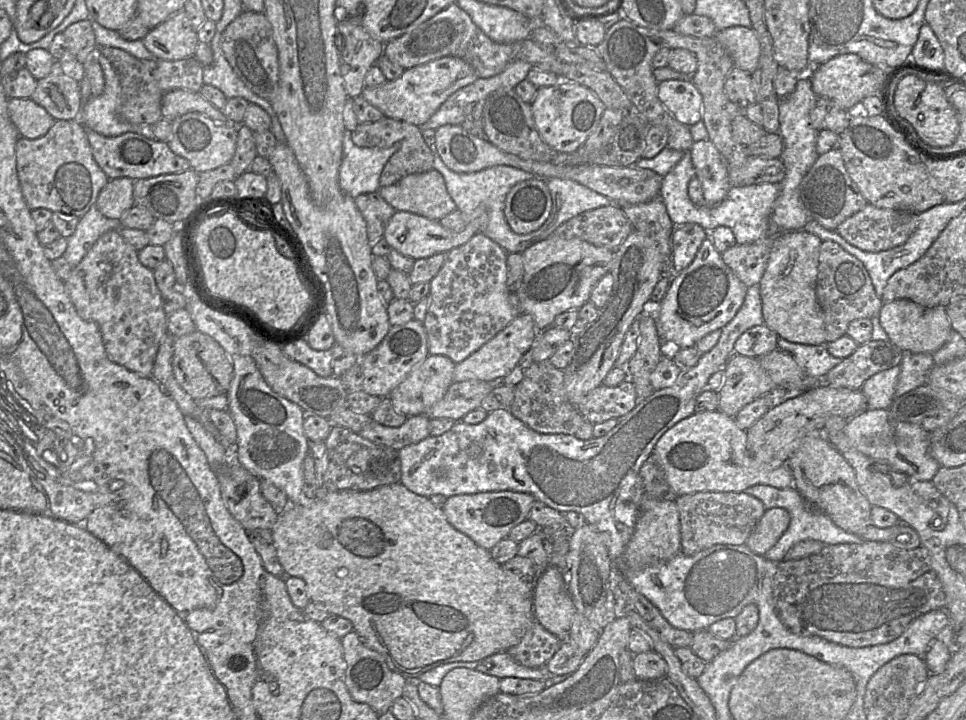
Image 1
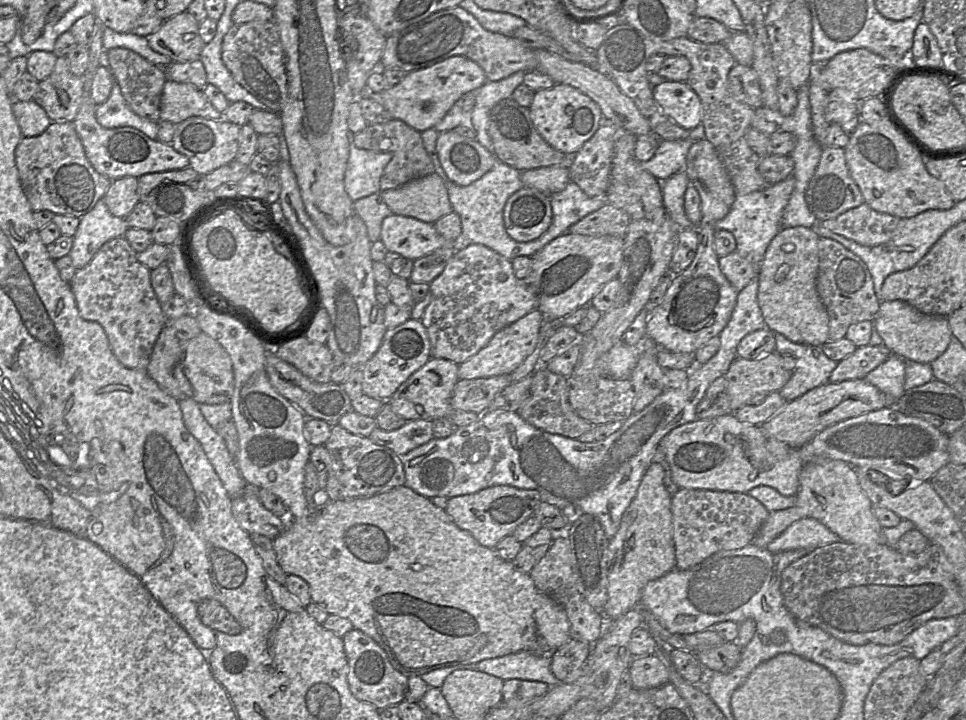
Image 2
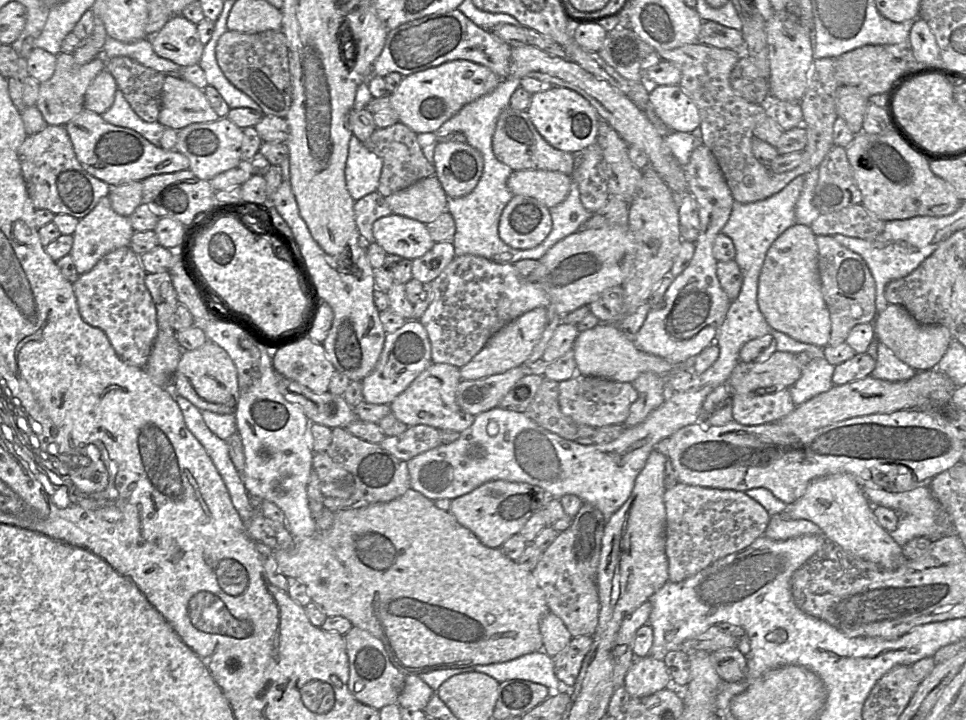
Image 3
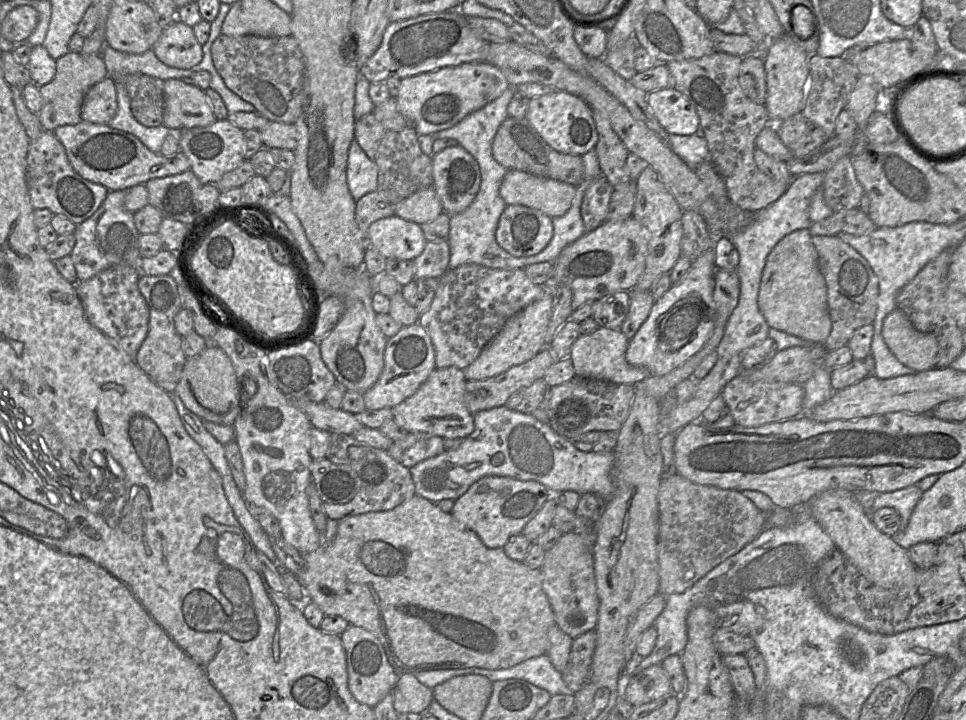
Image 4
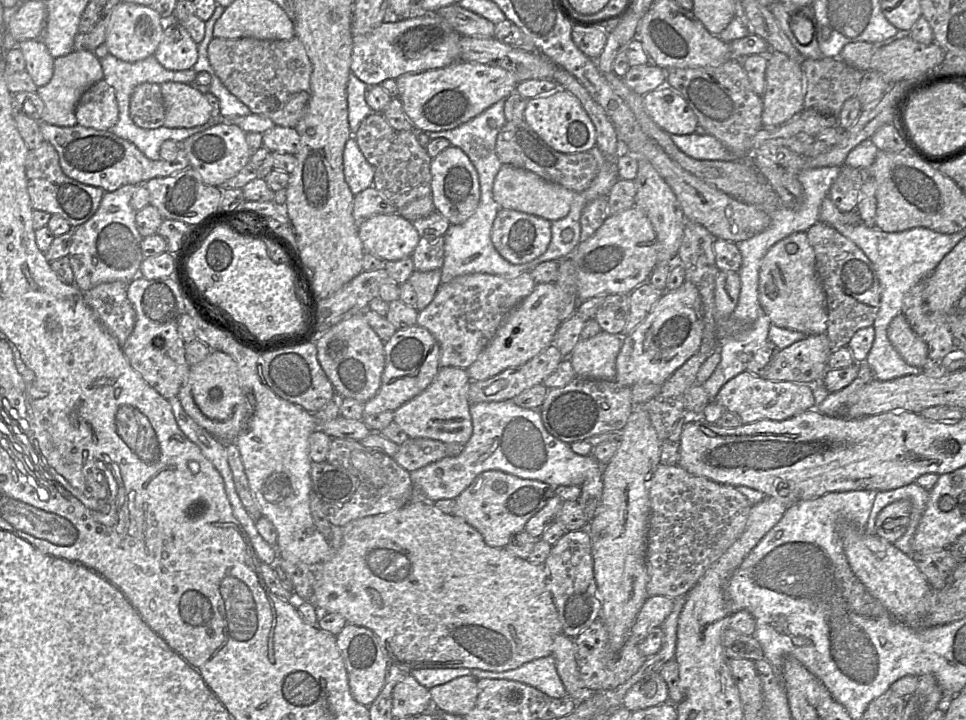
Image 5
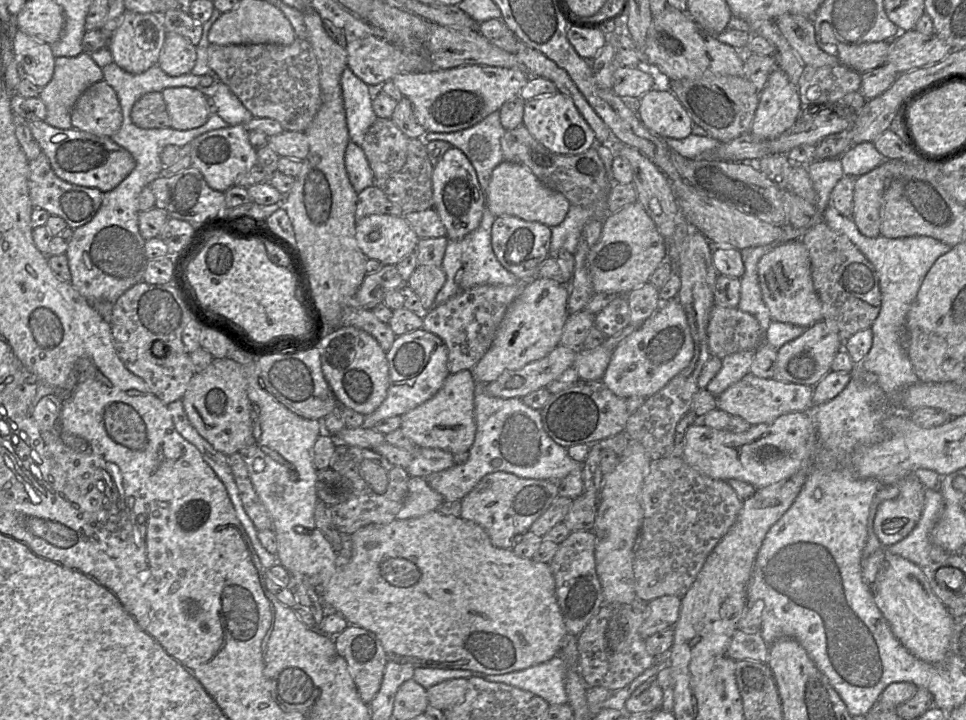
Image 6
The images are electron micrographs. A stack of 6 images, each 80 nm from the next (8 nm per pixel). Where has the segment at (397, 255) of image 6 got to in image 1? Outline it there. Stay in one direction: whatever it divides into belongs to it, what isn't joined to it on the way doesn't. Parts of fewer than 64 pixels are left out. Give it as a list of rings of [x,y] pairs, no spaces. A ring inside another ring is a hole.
[[[396,211],[385,228],[383,238],[386,239],[393,249],[417,260],[433,256],[437,253],[449,252],[466,244],[473,236],[482,231],[482,227],[486,225],[486,222],[487,214],[482,213],[479,217],[468,222],[463,231],[454,232],[444,228],[437,220],[430,220],[407,211]]]

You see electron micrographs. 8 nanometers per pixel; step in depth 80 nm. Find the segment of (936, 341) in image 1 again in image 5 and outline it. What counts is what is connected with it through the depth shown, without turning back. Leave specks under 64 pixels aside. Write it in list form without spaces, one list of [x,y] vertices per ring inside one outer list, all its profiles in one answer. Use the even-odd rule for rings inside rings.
[[[902,313],[890,322],[887,336],[894,349],[907,364],[922,369],[927,361],[928,346],[913,332]]]

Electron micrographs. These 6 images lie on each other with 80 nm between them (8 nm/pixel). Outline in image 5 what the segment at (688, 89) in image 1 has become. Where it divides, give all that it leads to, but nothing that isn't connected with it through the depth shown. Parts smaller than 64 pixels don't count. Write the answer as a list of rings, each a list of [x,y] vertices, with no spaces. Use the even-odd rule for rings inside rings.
[[[666,84],[646,93],[643,105],[656,125],[669,135],[692,134],[698,125],[686,100]]]

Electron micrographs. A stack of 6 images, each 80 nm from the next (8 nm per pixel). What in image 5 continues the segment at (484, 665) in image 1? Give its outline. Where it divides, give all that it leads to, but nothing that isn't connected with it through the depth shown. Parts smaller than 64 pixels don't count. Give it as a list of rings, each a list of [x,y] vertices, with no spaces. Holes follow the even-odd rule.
[[[552,655],[532,660],[512,670],[492,672],[473,668],[470,674],[477,679],[518,681],[540,690],[553,699],[562,698],[567,694]]]

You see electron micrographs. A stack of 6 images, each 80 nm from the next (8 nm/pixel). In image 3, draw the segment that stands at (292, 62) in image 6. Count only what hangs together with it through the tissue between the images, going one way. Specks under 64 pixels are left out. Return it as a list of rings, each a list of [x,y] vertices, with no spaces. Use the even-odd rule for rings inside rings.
[[[226,31],[216,45],[216,59],[225,77],[258,104],[263,115],[285,118],[292,103],[289,48],[282,31]]]

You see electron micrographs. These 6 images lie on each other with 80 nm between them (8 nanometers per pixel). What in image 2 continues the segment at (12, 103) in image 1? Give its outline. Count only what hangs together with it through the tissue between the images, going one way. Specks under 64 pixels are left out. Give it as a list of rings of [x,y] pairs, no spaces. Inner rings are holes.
[[[13,100],[12,110],[23,137],[42,134],[52,122],[44,109],[33,100]]]

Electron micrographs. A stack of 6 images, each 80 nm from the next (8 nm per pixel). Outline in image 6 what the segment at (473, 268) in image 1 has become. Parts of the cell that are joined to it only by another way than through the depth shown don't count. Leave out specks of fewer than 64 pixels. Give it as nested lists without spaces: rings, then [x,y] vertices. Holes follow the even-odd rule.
[[[527,281],[514,285],[478,285],[423,313],[424,330],[437,335],[447,346],[449,373],[472,370],[491,346],[499,325],[511,303],[521,294]]]

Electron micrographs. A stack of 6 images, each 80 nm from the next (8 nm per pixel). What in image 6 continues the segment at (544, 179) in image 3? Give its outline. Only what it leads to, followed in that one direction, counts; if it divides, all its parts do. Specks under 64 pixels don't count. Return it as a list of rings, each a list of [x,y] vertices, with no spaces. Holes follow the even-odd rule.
[[[503,160],[493,169],[485,191],[485,207],[495,217],[510,215],[549,227],[557,226],[564,220],[570,205],[562,193],[546,187],[529,168],[507,160]]]

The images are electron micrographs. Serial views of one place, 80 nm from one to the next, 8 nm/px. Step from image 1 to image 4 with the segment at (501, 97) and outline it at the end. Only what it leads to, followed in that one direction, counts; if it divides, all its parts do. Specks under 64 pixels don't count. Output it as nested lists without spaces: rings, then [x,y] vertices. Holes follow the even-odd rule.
[[[508,116],[500,124],[492,141],[492,155],[507,170],[520,170],[574,186],[579,185],[584,178],[582,156],[563,154],[553,149],[530,125],[526,118]]]

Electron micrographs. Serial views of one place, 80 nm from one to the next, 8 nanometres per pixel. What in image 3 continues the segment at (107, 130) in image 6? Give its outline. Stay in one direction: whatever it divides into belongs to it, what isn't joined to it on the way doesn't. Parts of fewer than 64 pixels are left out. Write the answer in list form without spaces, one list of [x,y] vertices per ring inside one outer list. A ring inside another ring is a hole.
[[[104,69],[88,86],[84,96],[84,108],[102,115],[112,106],[117,89],[115,79]]]

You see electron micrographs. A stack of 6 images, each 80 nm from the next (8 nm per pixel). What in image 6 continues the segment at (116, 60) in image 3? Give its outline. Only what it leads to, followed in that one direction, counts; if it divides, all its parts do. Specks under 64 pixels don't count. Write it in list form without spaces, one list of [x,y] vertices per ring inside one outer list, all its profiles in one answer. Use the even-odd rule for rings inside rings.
[[[153,91],[141,96],[131,110],[132,122],[139,128],[159,129],[171,126],[162,93]]]

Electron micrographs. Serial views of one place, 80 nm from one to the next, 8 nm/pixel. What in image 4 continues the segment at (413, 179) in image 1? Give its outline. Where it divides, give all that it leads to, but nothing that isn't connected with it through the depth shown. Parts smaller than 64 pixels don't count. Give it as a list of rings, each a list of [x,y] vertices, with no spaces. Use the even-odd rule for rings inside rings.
[[[433,186],[415,192],[394,206],[395,215],[419,225],[436,219],[444,212]]]

